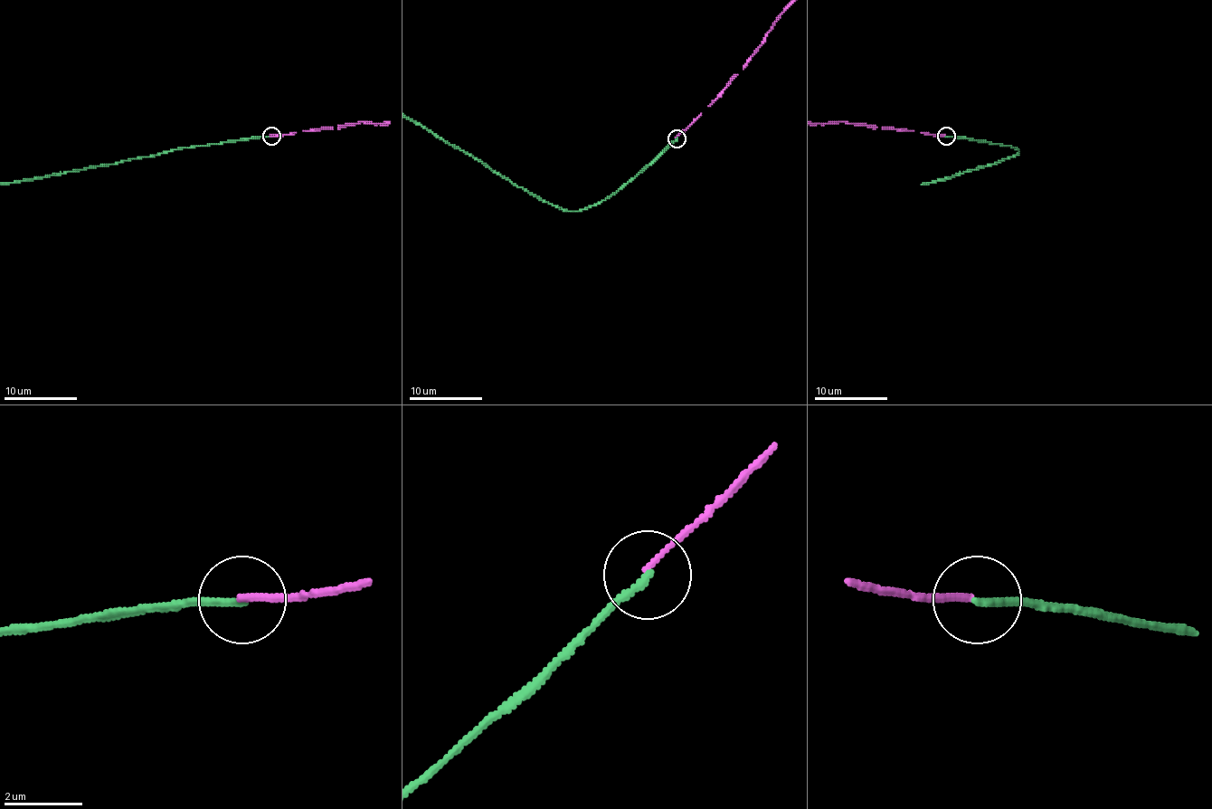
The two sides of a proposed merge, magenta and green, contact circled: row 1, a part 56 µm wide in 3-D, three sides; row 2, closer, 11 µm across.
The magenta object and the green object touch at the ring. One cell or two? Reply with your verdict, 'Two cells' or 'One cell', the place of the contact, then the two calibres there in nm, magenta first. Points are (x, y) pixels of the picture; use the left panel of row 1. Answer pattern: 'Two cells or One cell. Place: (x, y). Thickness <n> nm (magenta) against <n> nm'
Two cells. Place: (271, 136). Thickness 140 nm (magenta) against 180 nm

